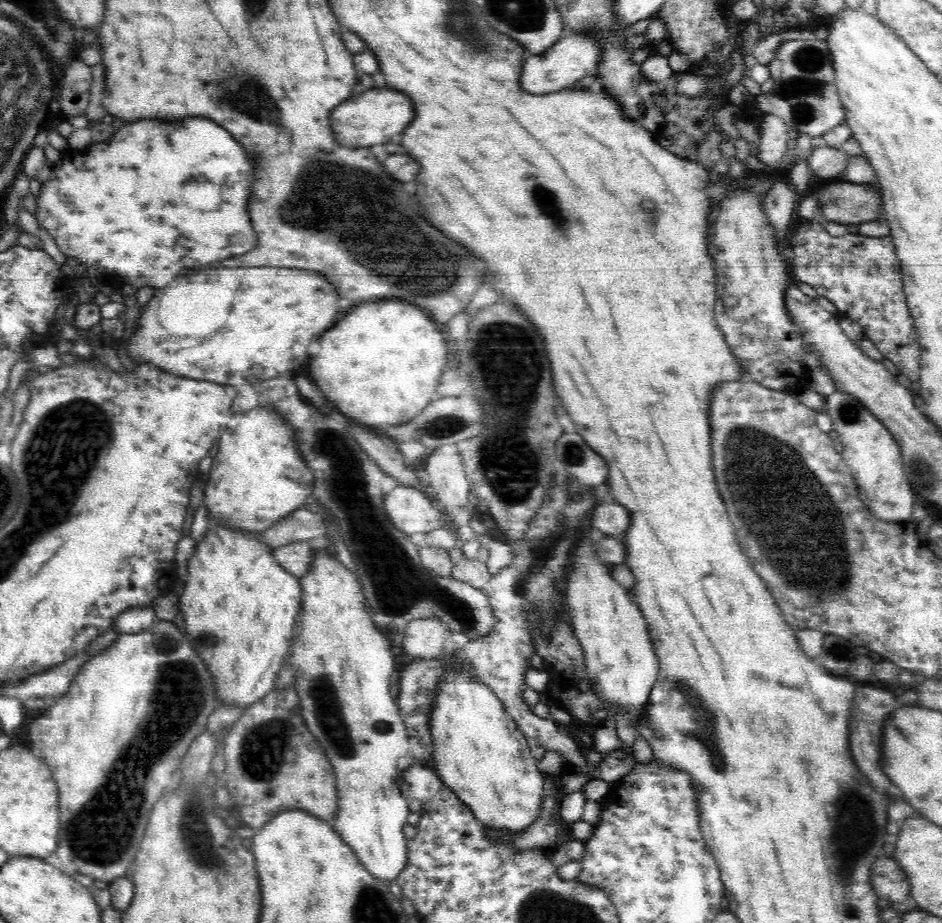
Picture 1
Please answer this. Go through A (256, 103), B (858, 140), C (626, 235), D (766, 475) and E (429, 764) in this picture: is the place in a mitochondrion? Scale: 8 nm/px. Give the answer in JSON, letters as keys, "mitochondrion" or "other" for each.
{"A":"mitochondrion","B":"other","C":"other","D":"mitochondrion","E":"other"}

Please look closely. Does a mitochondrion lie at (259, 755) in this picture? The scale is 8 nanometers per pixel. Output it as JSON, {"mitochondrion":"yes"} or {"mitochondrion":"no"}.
{"mitochondrion":"yes"}

